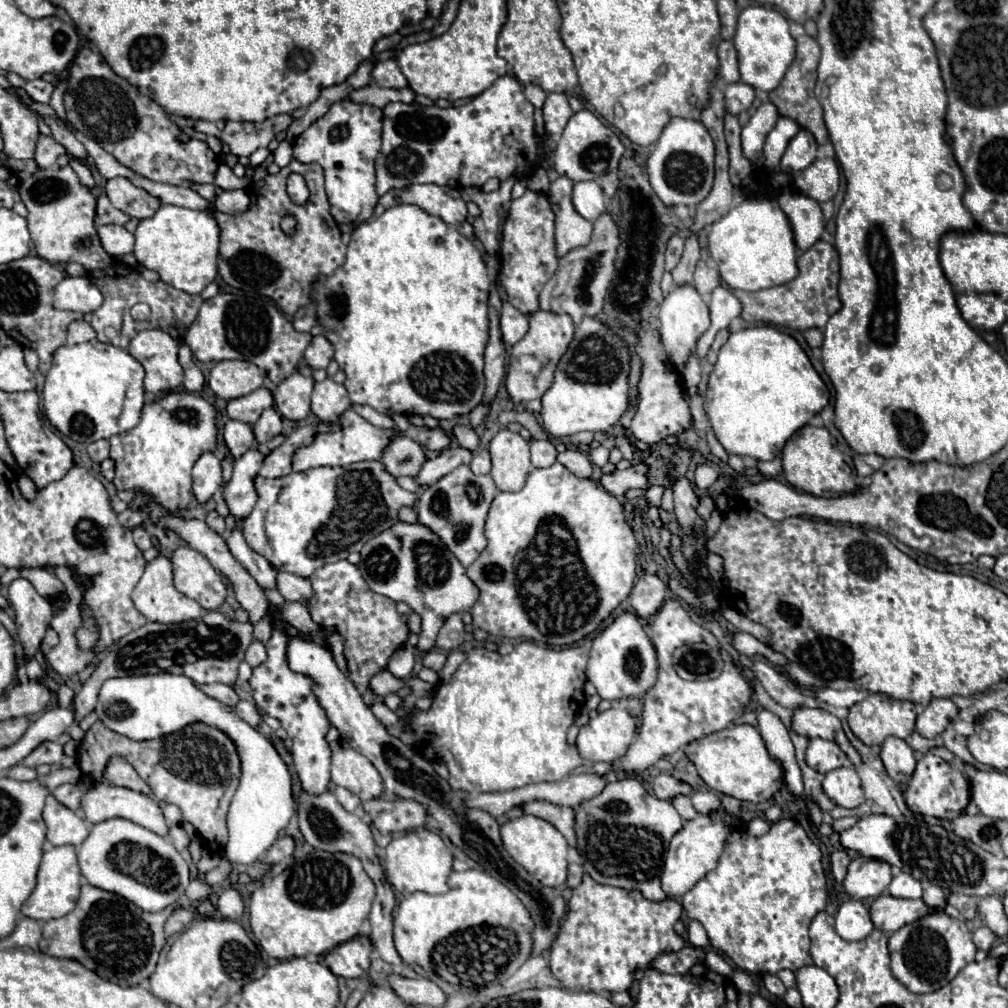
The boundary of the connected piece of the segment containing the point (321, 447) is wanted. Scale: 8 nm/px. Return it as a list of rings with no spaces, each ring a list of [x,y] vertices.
[[[354,410],[346,412],[340,420],[340,430],[316,434],[316,438],[310,444],[300,446],[294,452],[292,472],[306,472],[306,470],[316,468],[316,466],[346,466],[346,464],[354,464],[354,462],[362,462],[362,460],[378,460],[382,450],[388,446],[388,442],[396,434],[402,434],[402,432],[376,428],[370,422],[366,422],[362,416],[358,416]]]

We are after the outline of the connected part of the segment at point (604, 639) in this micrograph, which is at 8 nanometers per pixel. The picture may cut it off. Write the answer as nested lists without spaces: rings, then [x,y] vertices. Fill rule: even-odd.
[[[622,612],[614,618],[614,622],[604,628],[592,642],[590,660],[586,668],[588,680],[596,686],[600,698],[618,700],[624,696],[638,696],[642,698],[648,688],[656,682],[656,650],[646,636],[640,618],[632,612]]]

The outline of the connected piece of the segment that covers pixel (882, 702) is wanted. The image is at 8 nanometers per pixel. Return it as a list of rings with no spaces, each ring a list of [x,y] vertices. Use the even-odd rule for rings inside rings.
[[[870,694],[868,696],[868,702],[874,706],[874,714],[872,716],[864,716],[862,710],[860,710],[860,704],[854,704],[850,708],[850,714],[848,714],[848,726],[850,730],[854,732],[854,736],[866,744],[866,746],[880,746],[886,738],[894,736],[894,738],[902,738],[902,740],[908,740],[914,732],[914,726],[916,726],[916,706],[912,702],[900,702],[900,700],[892,700],[888,696],[882,696],[882,694]]]

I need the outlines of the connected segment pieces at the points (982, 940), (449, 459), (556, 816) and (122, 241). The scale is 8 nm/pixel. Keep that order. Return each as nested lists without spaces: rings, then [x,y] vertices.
[[[980,926],[978,930],[974,930],[972,938],[974,938],[974,944],[976,944],[976,948],[978,948],[978,950],[984,950],[984,952],[988,952],[988,950],[992,948],[994,940],[996,940],[994,932],[992,932],[990,928],[986,928],[986,926]]]
[[[462,446],[444,448],[434,458],[426,460],[424,468],[416,476],[416,482],[420,486],[430,486],[436,480],[440,480],[440,476],[446,476],[448,472],[452,472],[460,464],[470,464],[470,460],[472,460],[472,452],[466,450],[466,448],[462,448]]]
[[[532,802],[532,804],[524,804],[522,806],[526,814],[538,816],[546,822],[550,822],[568,842],[570,848],[576,848],[576,832],[574,832],[574,810],[566,808],[566,806],[556,806],[556,804],[548,804],[548,802]]]
[[[100,226],[98,236],[110,256],[122,256],[134,250],[134,234],[130,234],[124,226]]]

